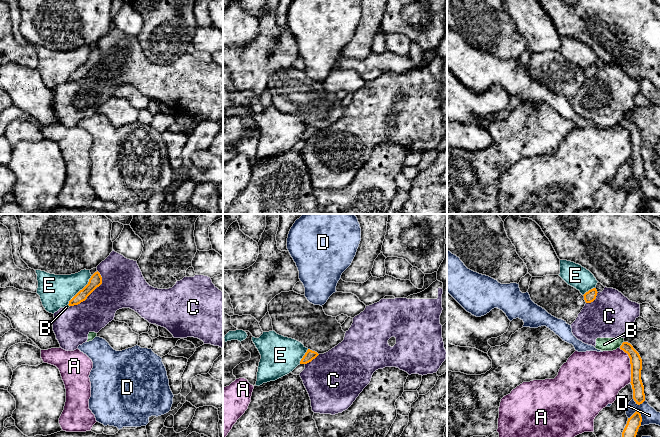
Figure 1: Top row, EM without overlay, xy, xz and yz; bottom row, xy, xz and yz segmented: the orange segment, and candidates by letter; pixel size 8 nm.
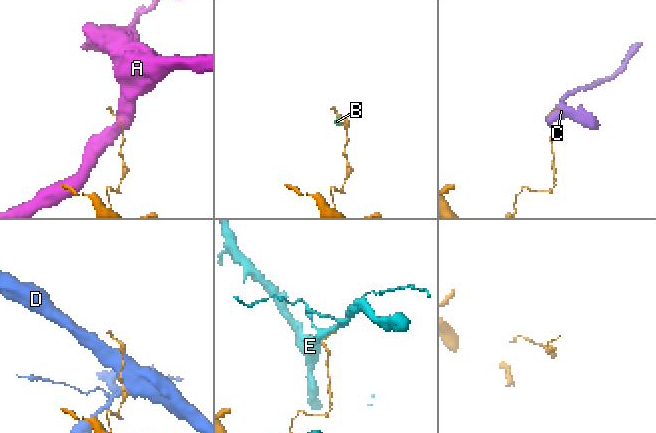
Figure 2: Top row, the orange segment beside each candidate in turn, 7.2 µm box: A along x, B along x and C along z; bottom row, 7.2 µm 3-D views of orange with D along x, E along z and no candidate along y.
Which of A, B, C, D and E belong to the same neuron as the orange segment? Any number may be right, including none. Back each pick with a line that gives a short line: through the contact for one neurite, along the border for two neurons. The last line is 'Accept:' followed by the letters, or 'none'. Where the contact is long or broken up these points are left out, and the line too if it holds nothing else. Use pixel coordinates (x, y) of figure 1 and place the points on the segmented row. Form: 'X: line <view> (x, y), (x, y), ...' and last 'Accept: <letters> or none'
Accept: none

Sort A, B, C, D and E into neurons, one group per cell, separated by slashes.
A / B C / D / E

